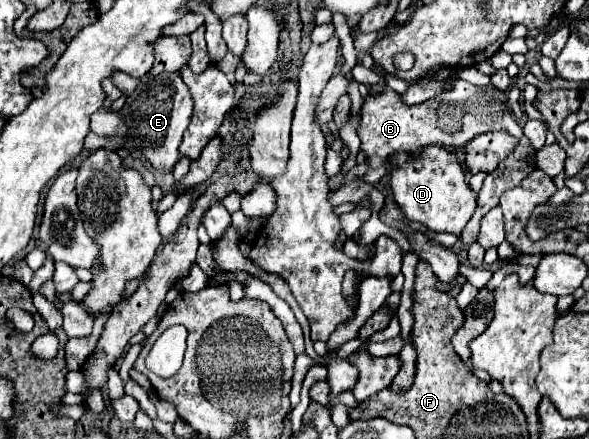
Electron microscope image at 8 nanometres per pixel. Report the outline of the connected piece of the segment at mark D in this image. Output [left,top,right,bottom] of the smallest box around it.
[390,145,476,235]

